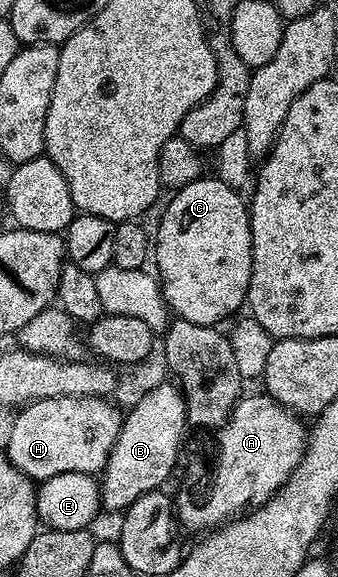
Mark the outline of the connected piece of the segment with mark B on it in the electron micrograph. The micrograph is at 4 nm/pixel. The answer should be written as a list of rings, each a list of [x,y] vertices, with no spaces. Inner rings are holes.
[[[162,382],[140,397],[125,412],[116,445],[112,447],[105,471],[101,472],[102,507],[122,513],[132,505],[132,501],[136,501],[136,497],[159,490],[162,482],[179,466],[180,452],[184,447],[182,434],[186,429],[185,397],[177,382]]]

